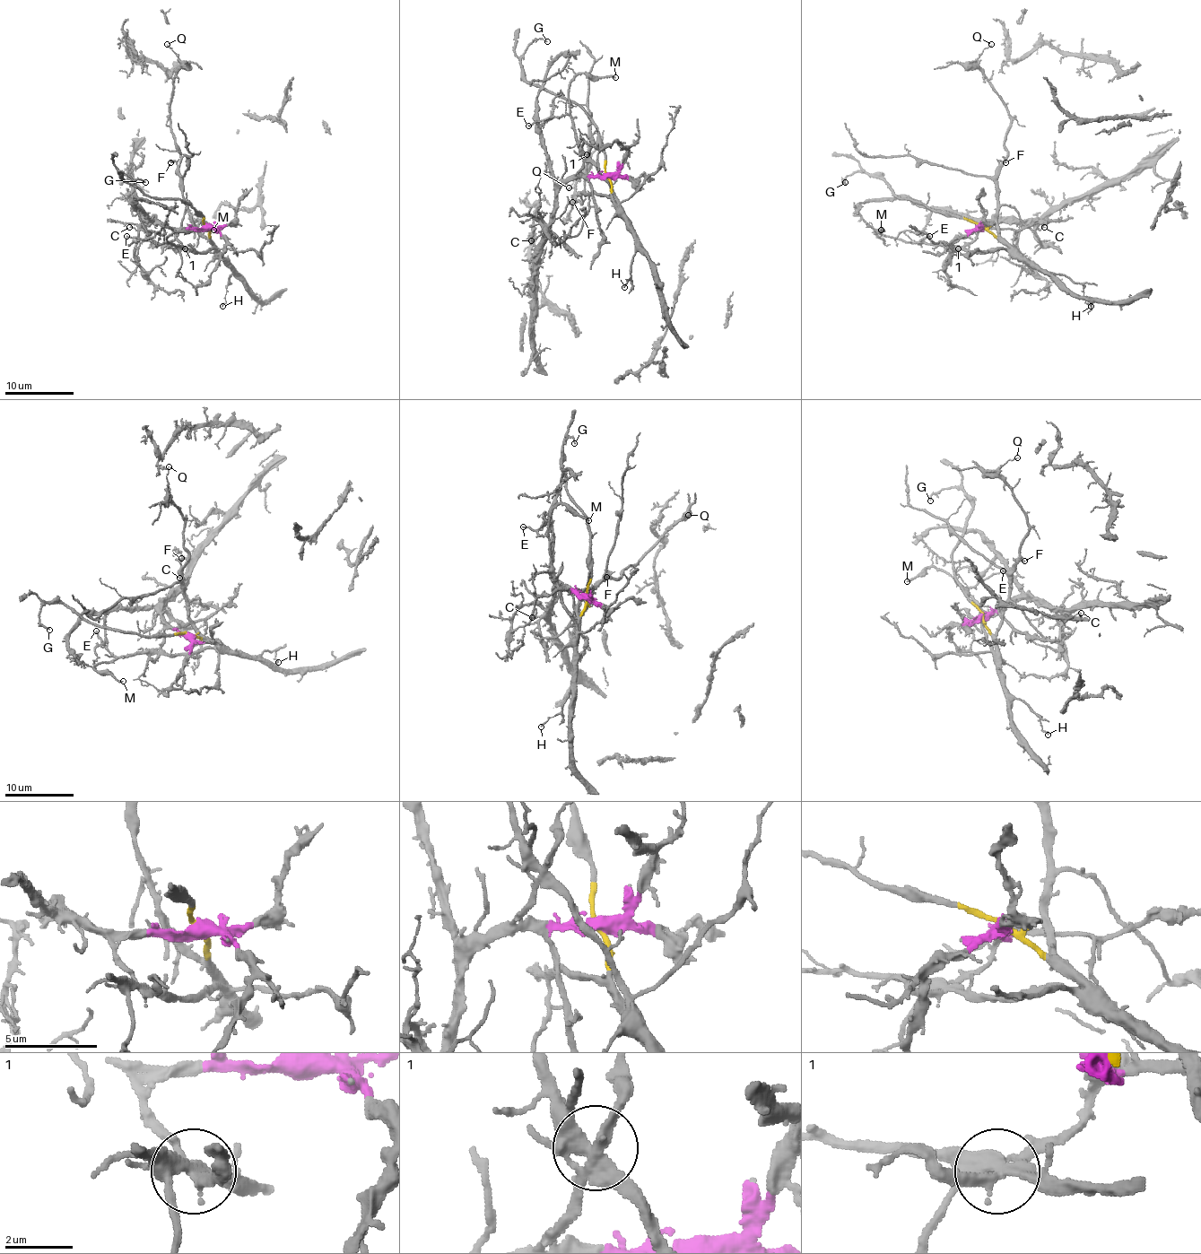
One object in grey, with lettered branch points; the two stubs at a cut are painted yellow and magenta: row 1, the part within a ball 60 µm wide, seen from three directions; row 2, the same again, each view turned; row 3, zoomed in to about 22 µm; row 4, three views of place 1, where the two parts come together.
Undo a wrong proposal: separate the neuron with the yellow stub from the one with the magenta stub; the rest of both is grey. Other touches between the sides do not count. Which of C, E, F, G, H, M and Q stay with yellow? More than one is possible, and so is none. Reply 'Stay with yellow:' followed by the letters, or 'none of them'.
Stay with yellow: E, F, G, H, M, Q

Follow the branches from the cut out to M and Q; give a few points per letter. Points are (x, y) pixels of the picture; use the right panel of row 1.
M: (979, 227), (985, 227), (1004, 246), (970, 252), (887, 237), (876, 231), (882, 230)
Q: (979, 227), (999, 237), (999, 164), (1011, 121), (978, 65), (992, 44)

